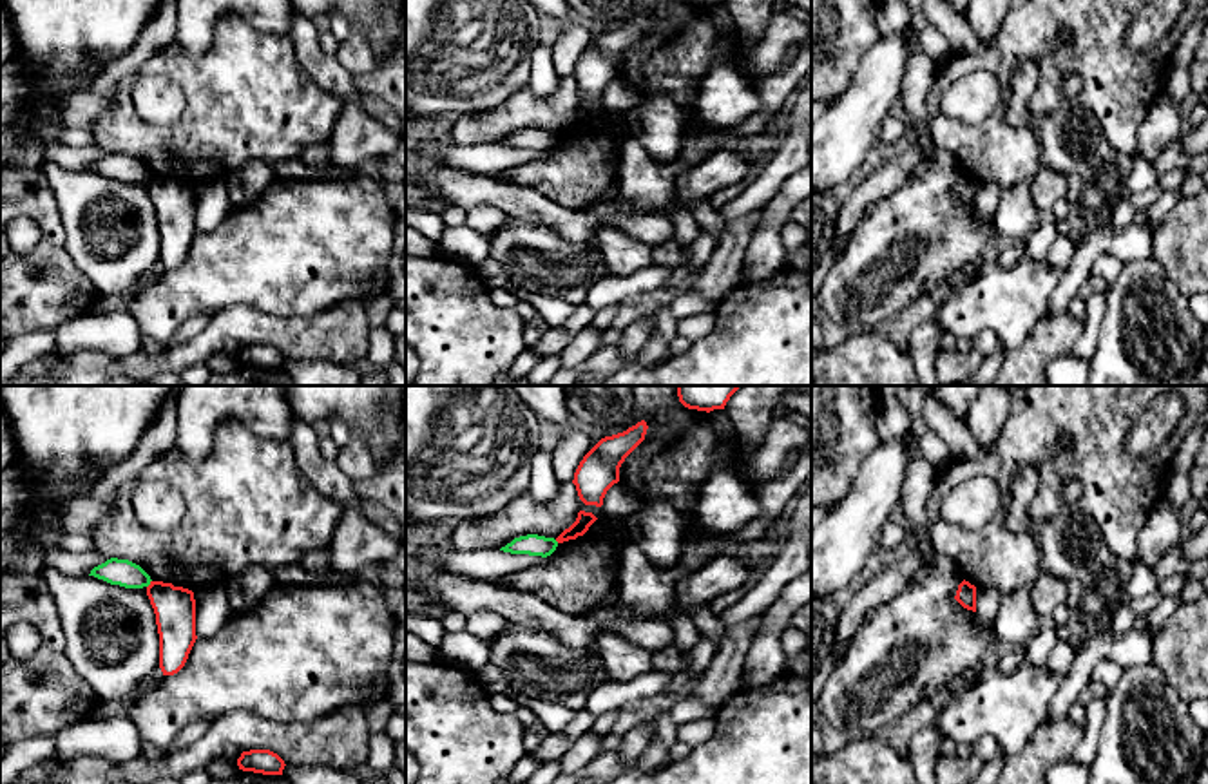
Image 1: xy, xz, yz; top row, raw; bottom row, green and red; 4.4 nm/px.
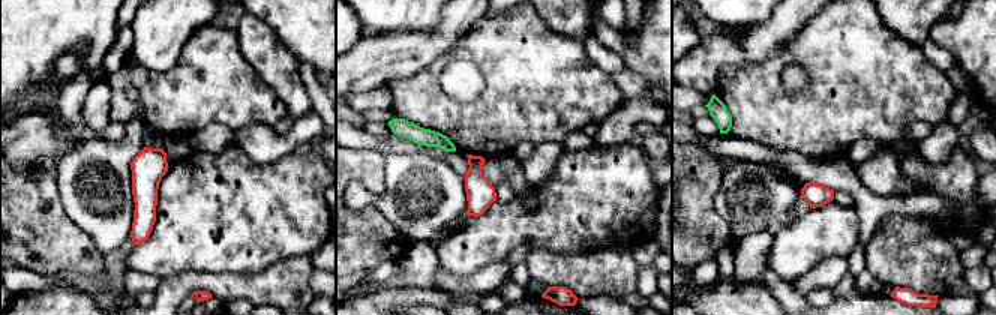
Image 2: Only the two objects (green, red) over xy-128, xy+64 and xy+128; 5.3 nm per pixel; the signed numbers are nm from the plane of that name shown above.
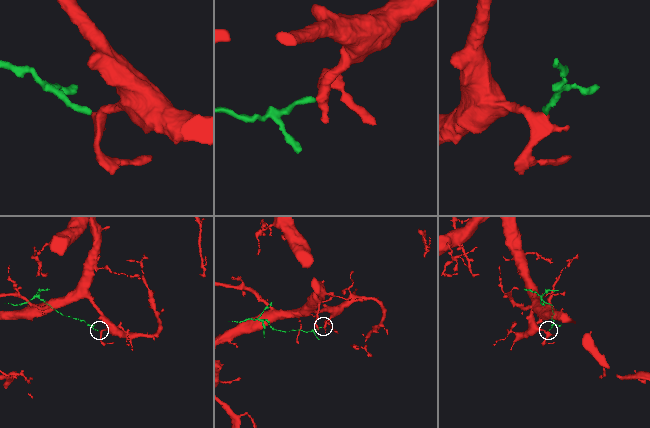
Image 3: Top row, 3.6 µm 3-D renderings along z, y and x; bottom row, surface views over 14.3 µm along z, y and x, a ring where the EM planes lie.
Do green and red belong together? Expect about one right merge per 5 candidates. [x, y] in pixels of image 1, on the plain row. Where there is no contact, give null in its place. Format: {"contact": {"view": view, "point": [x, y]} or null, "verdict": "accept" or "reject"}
{"contact": {"view": "xy", "point": [149, 178]}, "verdict": "reject"}

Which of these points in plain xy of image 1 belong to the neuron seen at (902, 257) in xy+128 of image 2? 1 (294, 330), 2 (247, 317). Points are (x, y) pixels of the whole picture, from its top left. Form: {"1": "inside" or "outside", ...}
{"1": "inside", "2": "inside"}

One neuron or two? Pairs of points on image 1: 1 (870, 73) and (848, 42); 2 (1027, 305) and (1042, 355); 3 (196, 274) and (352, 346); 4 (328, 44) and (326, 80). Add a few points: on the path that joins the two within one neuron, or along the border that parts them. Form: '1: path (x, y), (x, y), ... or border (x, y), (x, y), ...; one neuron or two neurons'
1: border (882, 37), (862, 57), (850, 84), (839, 95); two neurons
2: border (1049, 315), (1018, 346), (1006, 352); two neurons
3: border (245, 305), (278, 315), (314, 315), (328, 308); two neurons
4: border (316, 22), (319, 44), (334, 55); two neurons

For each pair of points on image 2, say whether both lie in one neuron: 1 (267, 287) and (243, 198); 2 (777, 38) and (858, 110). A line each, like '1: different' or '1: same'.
1: different
2: different

